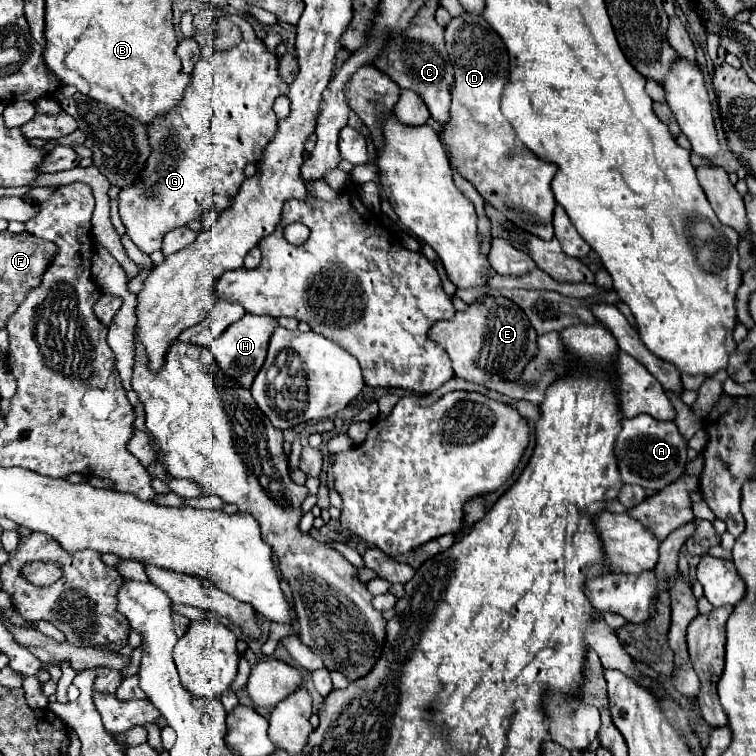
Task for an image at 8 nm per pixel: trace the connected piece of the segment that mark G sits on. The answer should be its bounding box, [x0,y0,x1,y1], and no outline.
[118,10,288,254]

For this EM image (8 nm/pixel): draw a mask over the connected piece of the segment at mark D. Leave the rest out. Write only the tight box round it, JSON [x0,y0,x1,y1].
[440,12,556,240]

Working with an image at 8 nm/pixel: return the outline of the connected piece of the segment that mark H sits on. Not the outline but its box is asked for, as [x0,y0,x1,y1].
[210,314,278,388]

